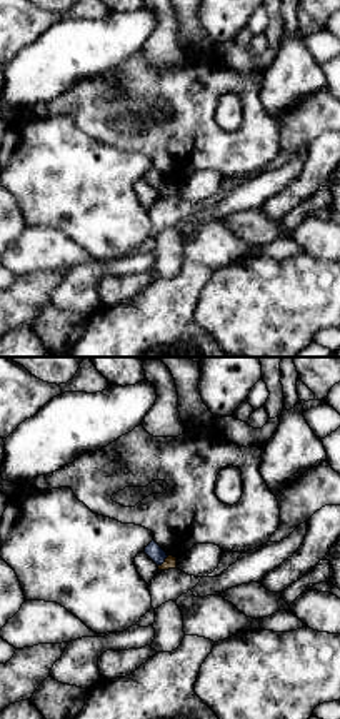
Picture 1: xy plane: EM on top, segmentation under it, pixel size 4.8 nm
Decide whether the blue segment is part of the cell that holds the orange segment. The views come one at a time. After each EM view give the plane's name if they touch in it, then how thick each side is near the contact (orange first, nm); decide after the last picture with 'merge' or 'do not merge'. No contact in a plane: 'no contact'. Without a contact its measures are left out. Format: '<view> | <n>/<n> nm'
xy | 60/80 nm

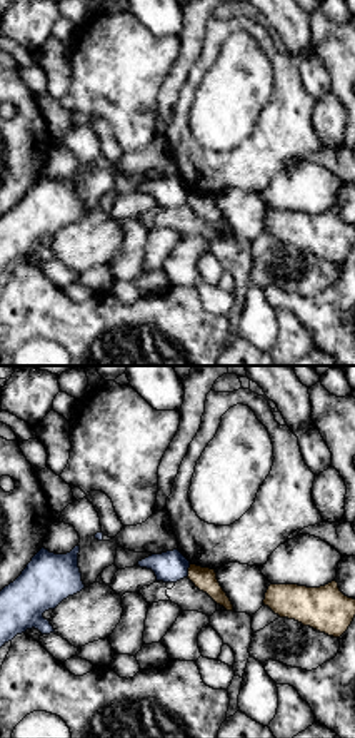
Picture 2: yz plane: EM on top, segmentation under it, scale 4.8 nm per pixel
yz | 110/150 nm

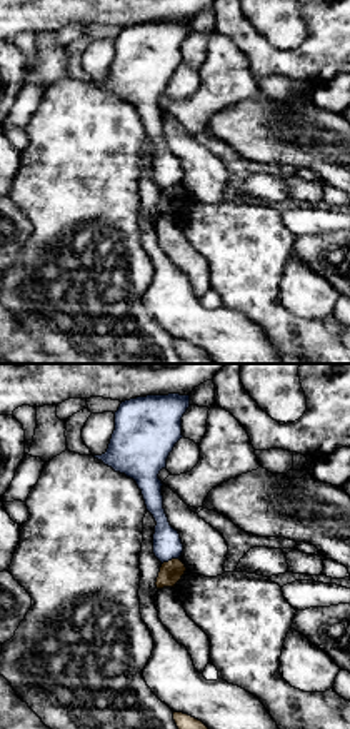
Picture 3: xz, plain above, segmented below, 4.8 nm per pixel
xz | 110/140 nm

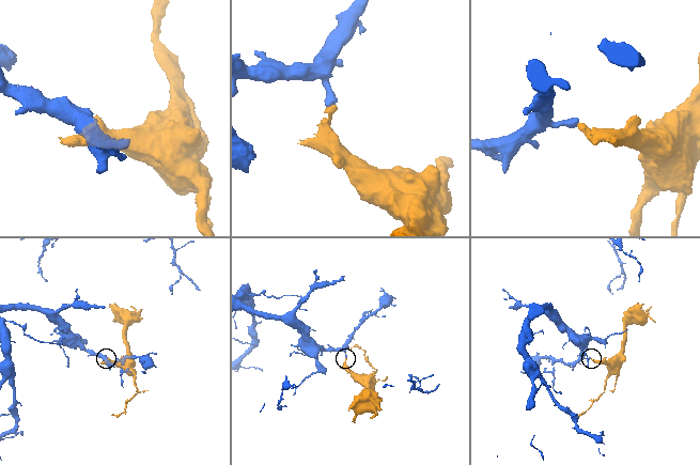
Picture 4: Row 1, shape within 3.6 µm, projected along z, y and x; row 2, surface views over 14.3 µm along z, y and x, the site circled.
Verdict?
do not merge

